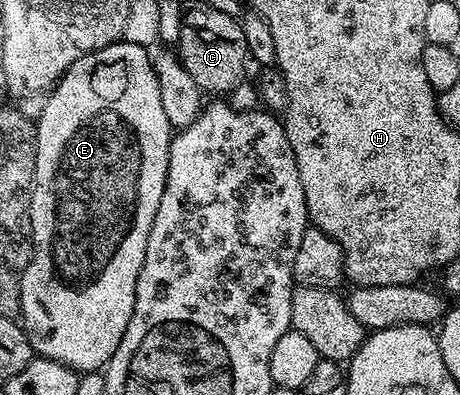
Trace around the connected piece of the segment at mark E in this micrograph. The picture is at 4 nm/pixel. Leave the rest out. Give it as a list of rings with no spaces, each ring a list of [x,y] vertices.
[[[121,40],[82,56],[52,87],[47,95],[48,103],[45,104],[44,111],[41,112],[36,122],[36,175],[30,200],[32,255],[30,264],[26,264],[26,268],[22,271],[20,281],[22,304],[19,321],[23,325],[24,333],[28,336],[29,344],[39,357],[49,358],[77,372],[103,371],[108,361],[114,356],[126,332],[126,324],[130,324],[130,316],[134,312],[138,272],[142,272],[150,228],[154,224],[154,216],[158,212],[158,204],[162,200],[162,192],[166,184],[168,153],[174,129],[168,123],[165,109],[162,108],[158,76],[153,70],[153,59],[148,53],[145,47]]]

